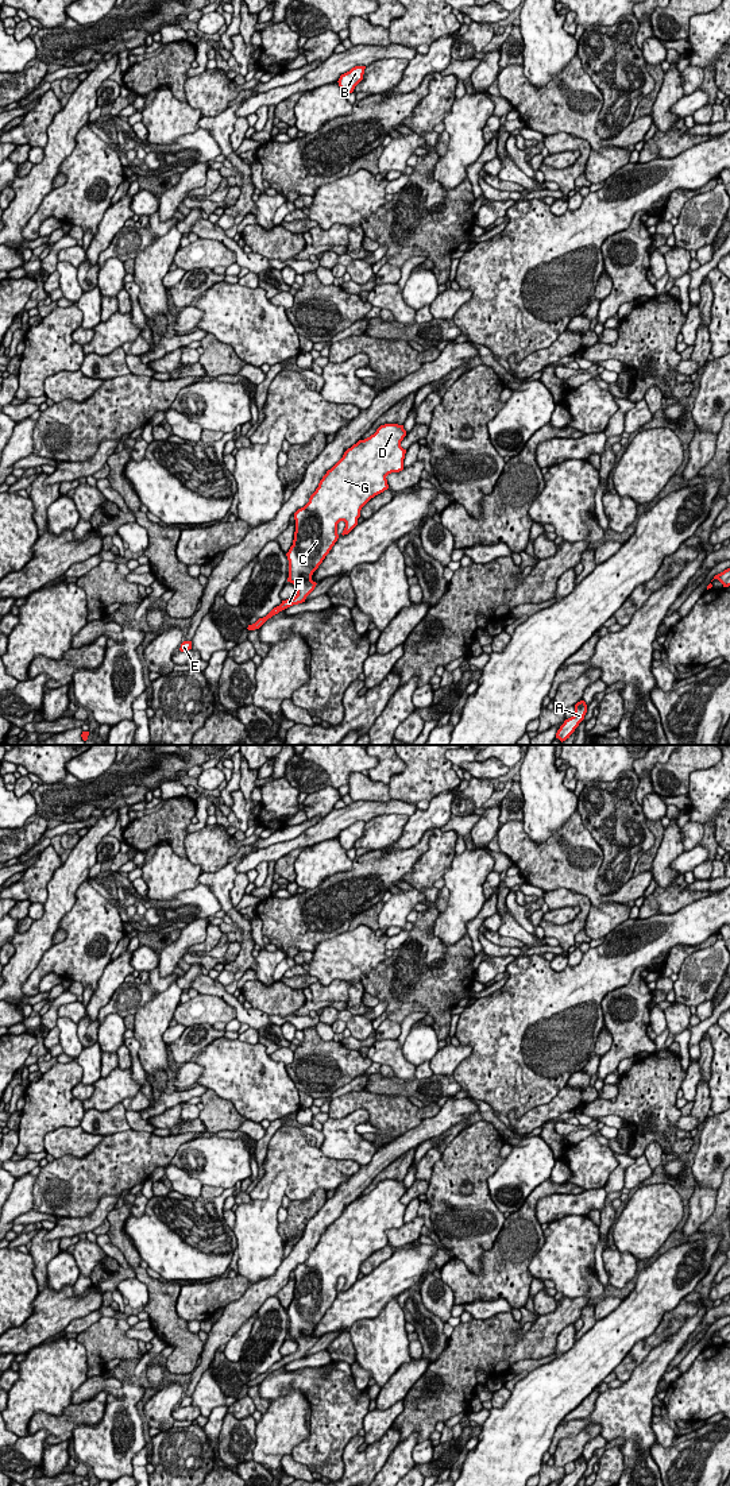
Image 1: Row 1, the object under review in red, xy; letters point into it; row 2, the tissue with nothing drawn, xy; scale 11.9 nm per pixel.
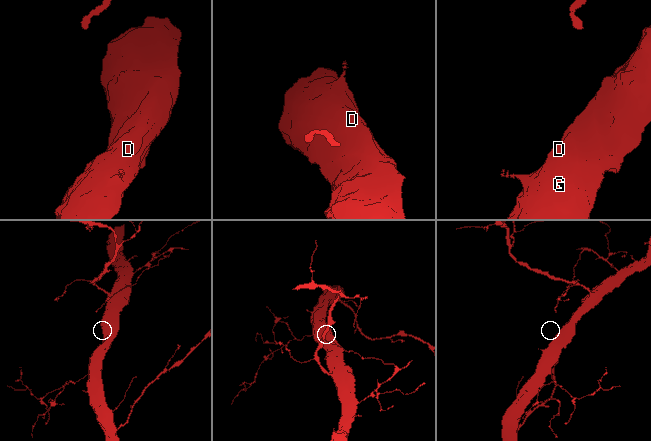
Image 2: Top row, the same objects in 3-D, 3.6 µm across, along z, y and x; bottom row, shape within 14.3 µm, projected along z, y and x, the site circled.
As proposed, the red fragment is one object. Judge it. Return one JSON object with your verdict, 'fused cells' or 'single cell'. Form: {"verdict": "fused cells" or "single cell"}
{"verdict": "single cell"}

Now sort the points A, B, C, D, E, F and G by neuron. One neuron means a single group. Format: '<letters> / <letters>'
A B C D E F G

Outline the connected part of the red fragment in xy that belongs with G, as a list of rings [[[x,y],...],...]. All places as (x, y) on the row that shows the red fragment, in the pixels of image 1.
[[[381,425],[374,435],[348,448],[327,471],[309,502],[294,513],[294,540],[286,556],[287,582],[297,586],[297,595],[248,625],[248,630],[259,629],[279,611],[305,602],[317,584],[312,580],[313,572],[339,539],[337,524],[344,521],[341,534],[348,534],[358,525],[362,507],[389,489],[386,476],[403,470],[406,449],[401,441],[405,436],[403,425]]]

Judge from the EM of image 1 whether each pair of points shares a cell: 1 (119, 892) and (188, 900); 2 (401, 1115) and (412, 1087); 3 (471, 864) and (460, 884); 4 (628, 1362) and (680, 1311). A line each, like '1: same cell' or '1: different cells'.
1: same cell
2: different cells
3: same cell
4: same cell

